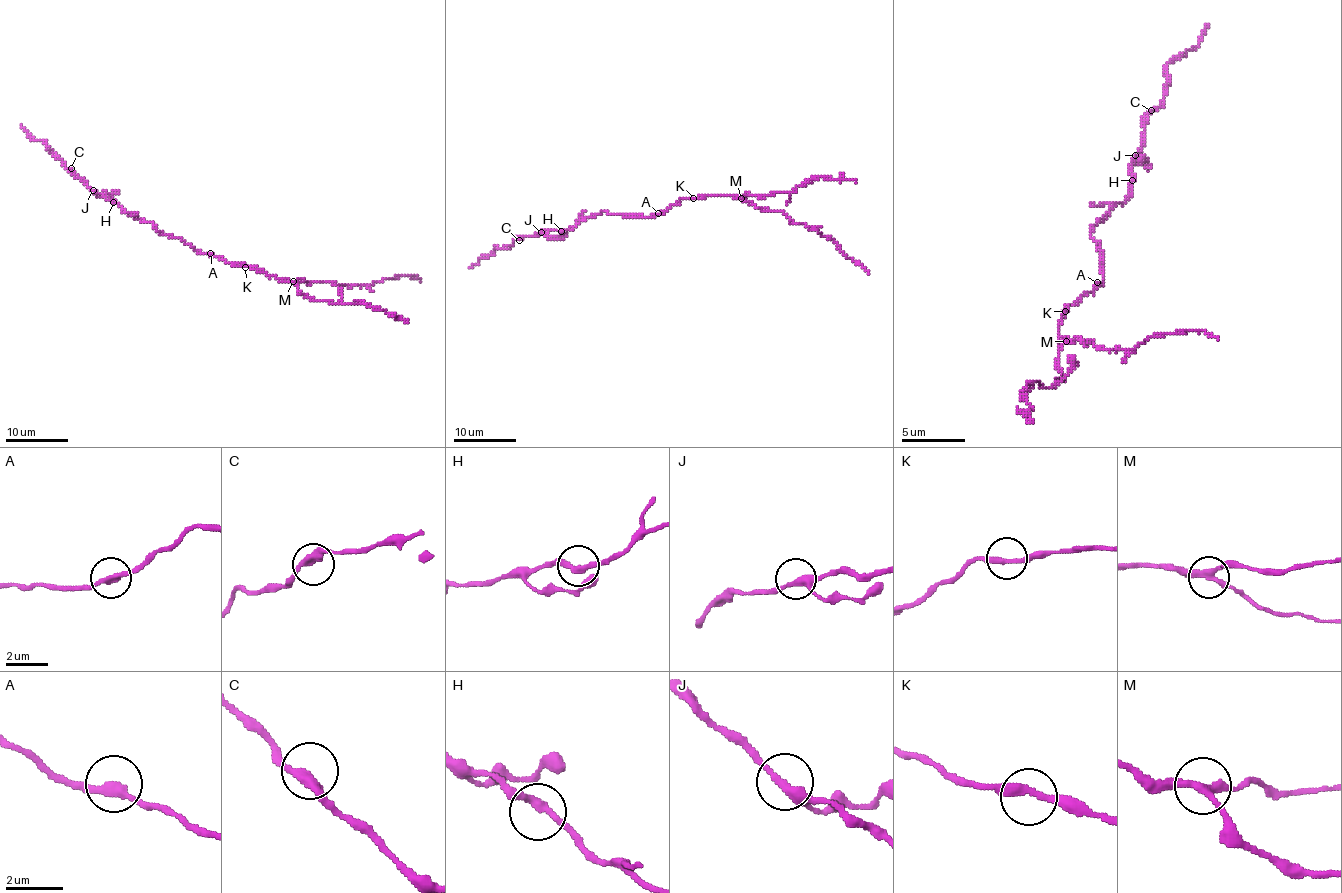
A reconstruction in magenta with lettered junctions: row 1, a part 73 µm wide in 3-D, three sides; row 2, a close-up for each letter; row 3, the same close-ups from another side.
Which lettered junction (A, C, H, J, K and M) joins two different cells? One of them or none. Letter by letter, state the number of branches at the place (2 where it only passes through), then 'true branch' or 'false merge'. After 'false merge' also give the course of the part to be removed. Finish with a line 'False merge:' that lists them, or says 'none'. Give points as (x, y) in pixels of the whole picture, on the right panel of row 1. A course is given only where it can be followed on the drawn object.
A: 2 | true branch
C: 2 | true branch
H: 2 | true branch
J: 3 | true branch
K: 2 | true branch
M: 3 | false merge | (1065, 340), (1129, 349), (1151, 337), (1186, 330), (1205, 330), (1218, 340)
False merge: M

